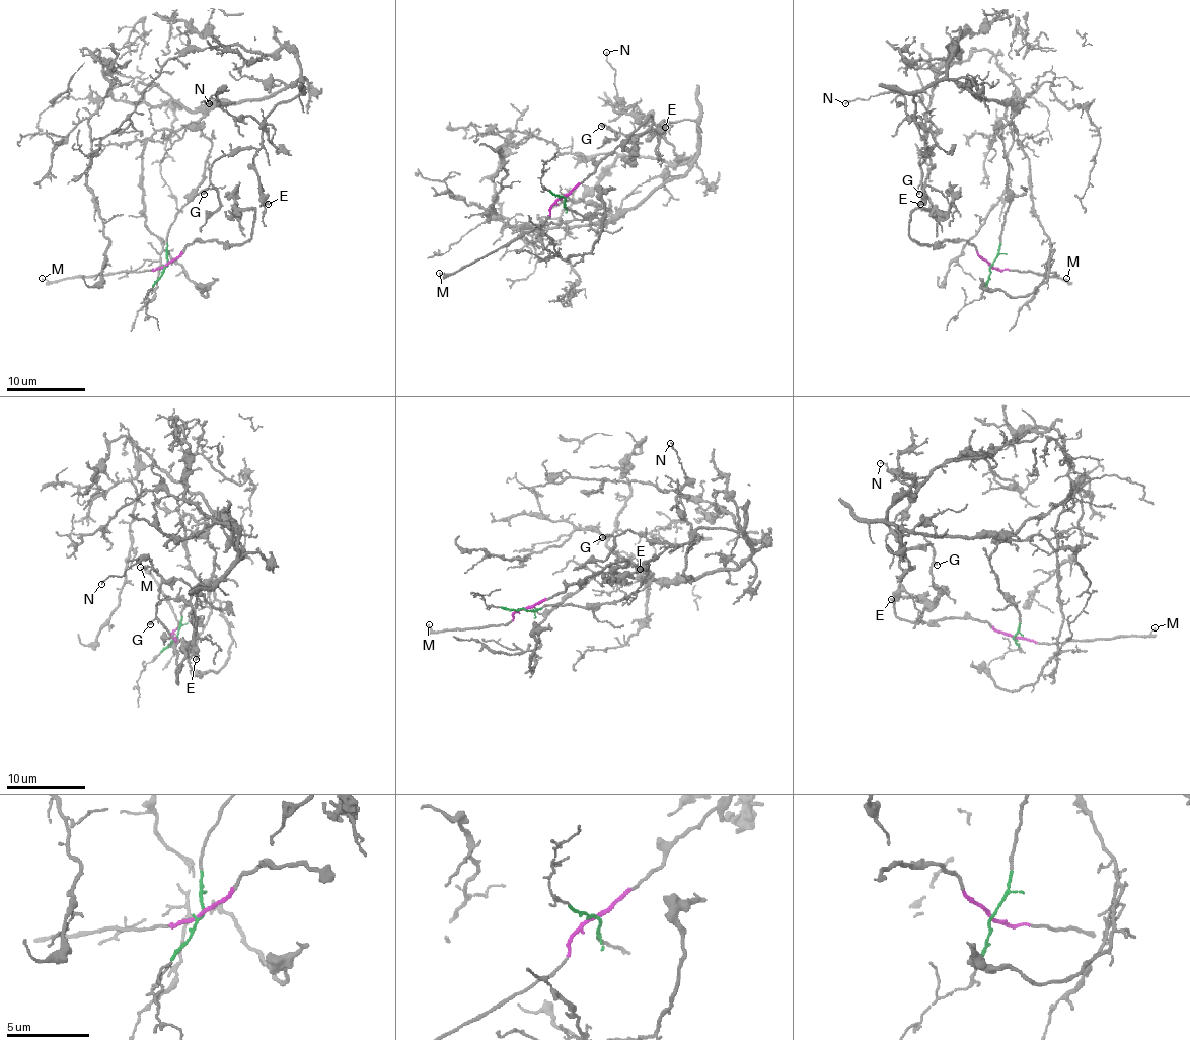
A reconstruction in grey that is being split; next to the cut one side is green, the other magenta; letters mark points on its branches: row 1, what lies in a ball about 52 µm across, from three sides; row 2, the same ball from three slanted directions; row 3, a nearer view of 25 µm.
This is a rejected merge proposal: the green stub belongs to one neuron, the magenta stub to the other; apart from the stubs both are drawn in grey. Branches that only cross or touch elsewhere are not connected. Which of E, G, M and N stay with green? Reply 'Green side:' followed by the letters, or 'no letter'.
Green side: E, G, N

